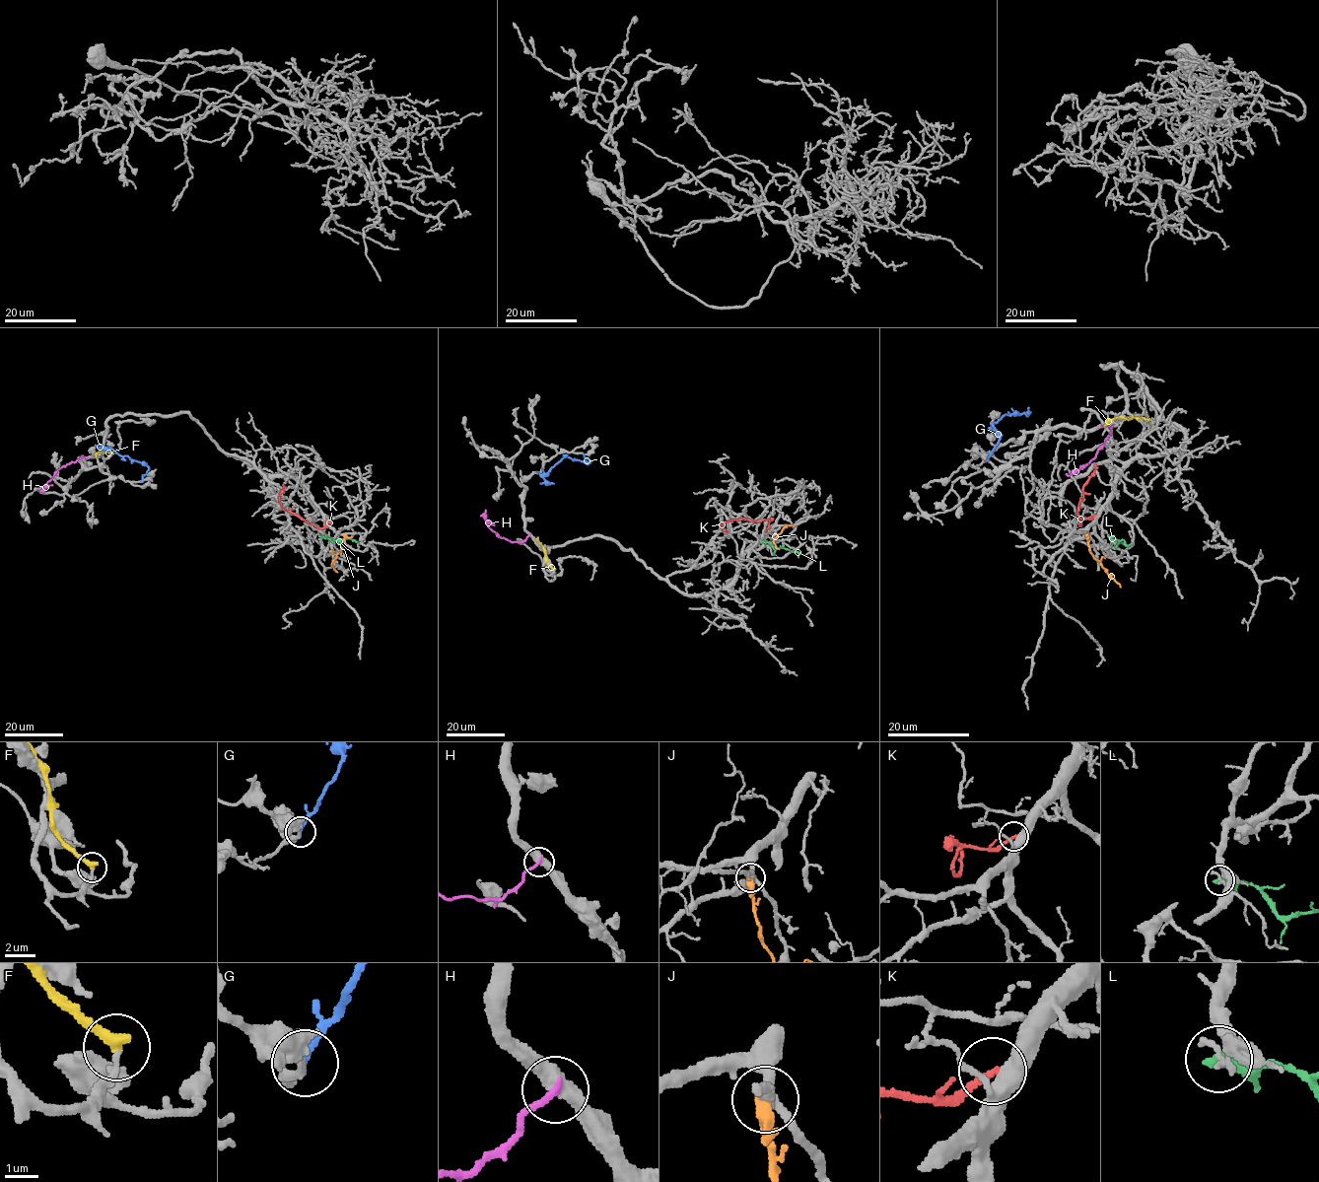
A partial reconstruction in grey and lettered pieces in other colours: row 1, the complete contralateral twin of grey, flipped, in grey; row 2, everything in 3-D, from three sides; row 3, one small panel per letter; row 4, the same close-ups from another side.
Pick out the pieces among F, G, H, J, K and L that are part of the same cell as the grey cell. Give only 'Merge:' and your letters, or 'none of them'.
Merge: none of them

